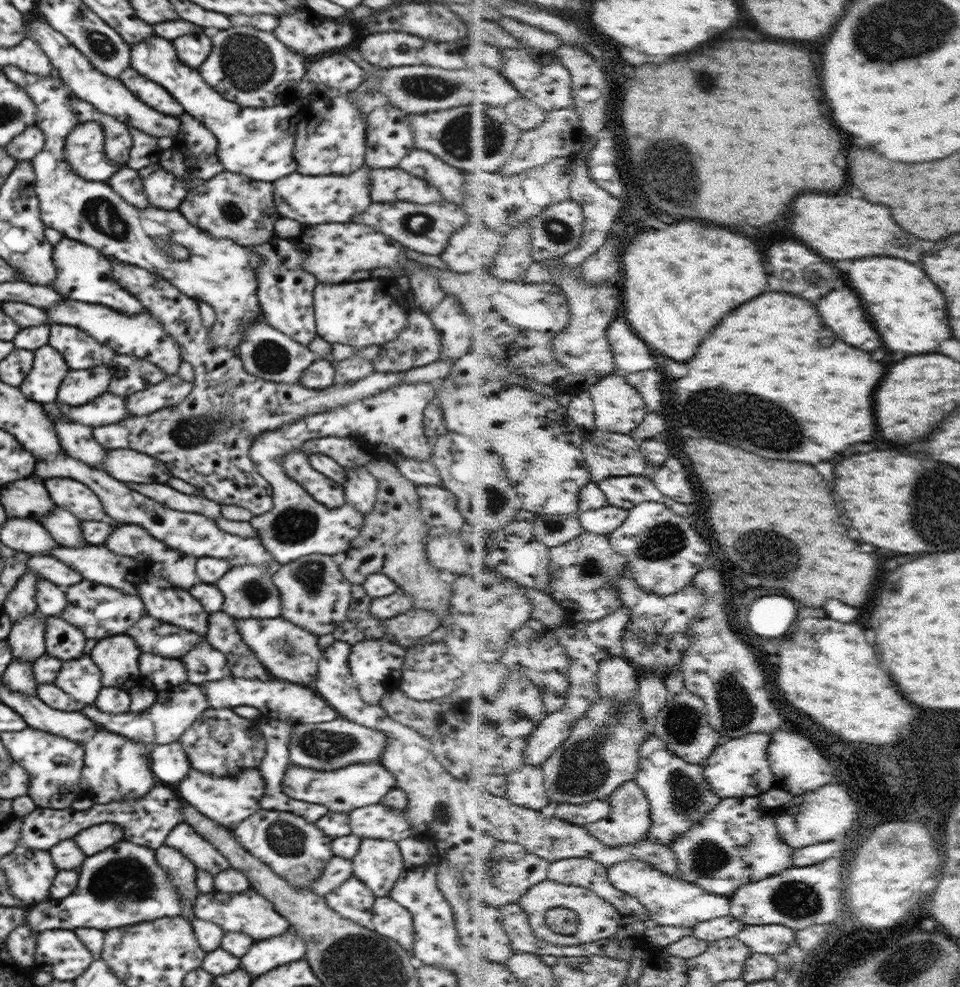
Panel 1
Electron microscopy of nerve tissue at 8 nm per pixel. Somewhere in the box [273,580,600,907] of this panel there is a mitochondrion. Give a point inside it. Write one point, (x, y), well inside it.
(324, 744)

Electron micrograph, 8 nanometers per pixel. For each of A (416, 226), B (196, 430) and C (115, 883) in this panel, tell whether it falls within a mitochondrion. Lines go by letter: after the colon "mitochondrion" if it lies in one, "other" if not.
A: mitochondrion
B: mitochondrion
C: mitochondrion

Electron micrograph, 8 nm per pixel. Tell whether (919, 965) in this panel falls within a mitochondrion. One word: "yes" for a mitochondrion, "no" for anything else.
yes

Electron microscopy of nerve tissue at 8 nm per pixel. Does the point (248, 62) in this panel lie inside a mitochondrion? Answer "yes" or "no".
yes

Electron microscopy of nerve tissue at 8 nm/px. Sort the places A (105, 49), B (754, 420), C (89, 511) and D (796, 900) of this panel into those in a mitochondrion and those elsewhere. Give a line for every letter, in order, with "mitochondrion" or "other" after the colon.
A: mitochondrion
B: mitochondrion
C: mitochondrion
D: mitochondrion

